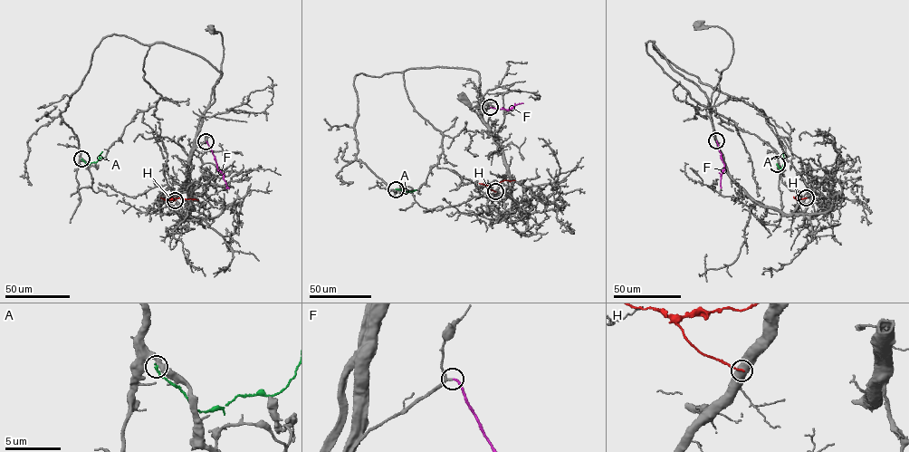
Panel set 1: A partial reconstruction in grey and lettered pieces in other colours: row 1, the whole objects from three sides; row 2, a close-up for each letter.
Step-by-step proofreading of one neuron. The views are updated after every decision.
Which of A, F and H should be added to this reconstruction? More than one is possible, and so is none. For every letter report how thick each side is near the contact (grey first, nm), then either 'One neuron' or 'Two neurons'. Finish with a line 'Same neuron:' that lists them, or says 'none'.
A: Thickness 400 nm (grey) against 200 nm. Two neurons
F: Thickness 200 nm (grey) against 200 nm. One neuron
H: Thickness 600 nm (grey) against 190 nm. Two neurons
Same neuron: F

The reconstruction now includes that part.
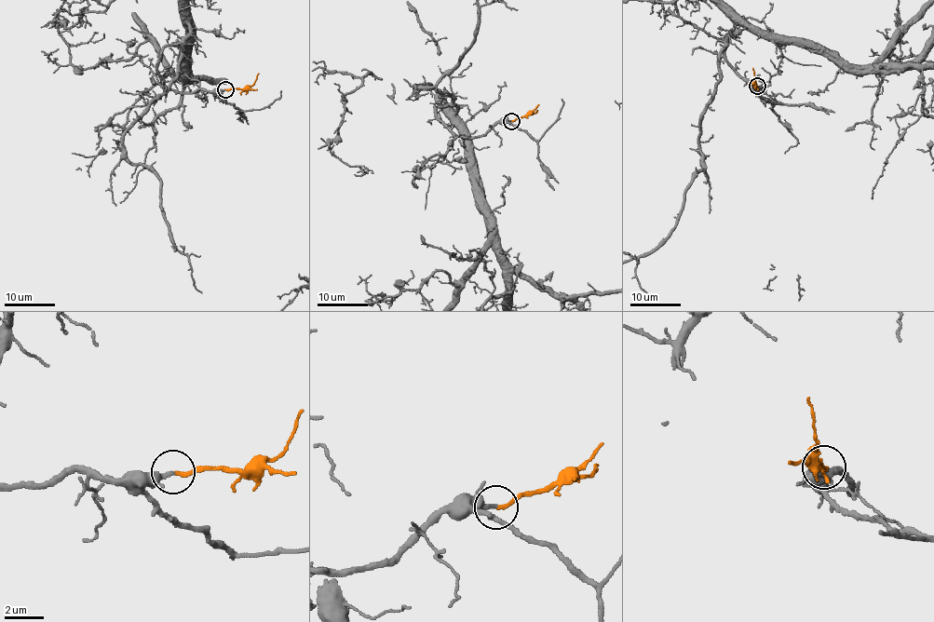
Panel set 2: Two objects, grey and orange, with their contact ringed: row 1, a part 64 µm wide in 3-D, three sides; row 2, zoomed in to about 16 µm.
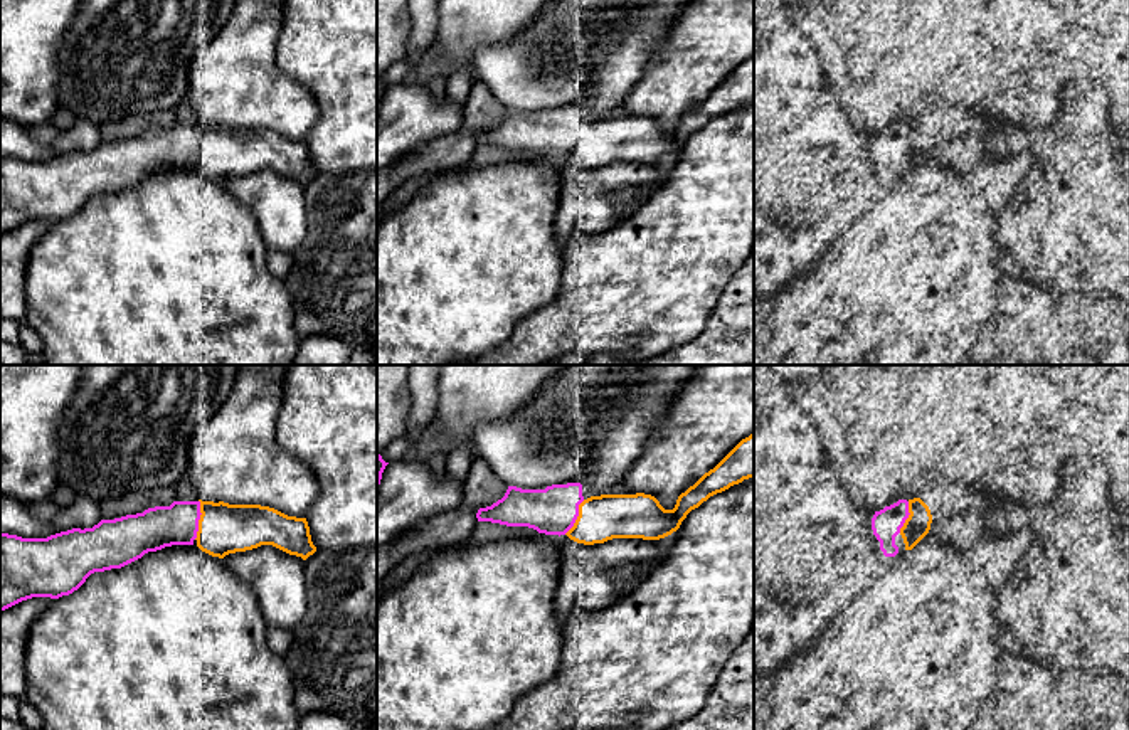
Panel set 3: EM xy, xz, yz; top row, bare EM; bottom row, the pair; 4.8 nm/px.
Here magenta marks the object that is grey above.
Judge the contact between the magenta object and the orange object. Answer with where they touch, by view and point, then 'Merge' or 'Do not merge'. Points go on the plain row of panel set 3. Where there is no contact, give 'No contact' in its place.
Touches magenta at xy (199, 142). Merge

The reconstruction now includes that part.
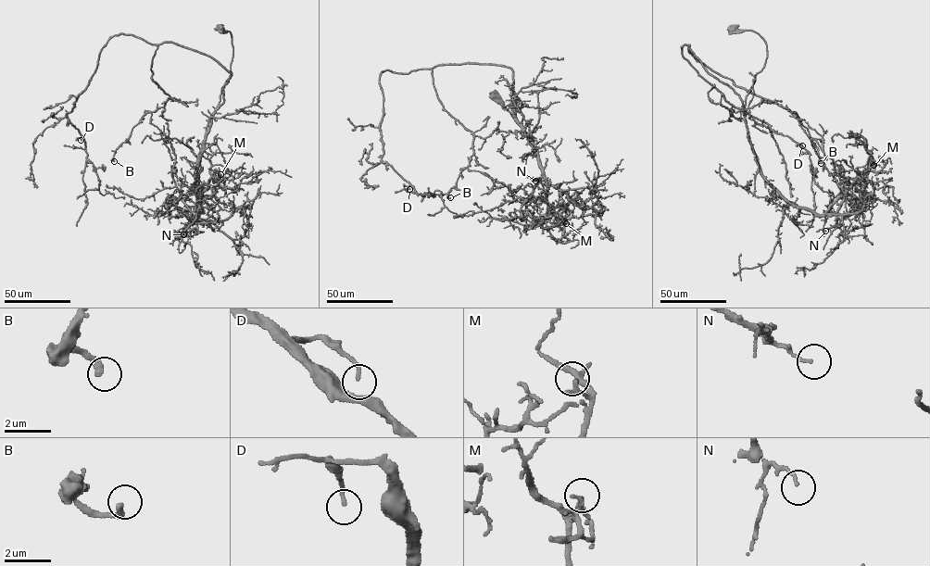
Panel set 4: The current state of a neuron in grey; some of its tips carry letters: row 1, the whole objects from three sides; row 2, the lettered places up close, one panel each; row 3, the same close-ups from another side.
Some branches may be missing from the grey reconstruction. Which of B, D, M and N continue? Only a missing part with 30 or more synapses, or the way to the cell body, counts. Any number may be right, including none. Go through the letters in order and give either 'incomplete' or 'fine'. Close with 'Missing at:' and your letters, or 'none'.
B: incomplete
D: fine
M: fine
N: fine
Missing at: B

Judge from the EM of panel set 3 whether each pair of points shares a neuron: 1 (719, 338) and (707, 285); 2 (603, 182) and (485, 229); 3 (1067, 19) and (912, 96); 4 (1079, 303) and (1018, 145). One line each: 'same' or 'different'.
1: different
2: different
3: same
4: different

